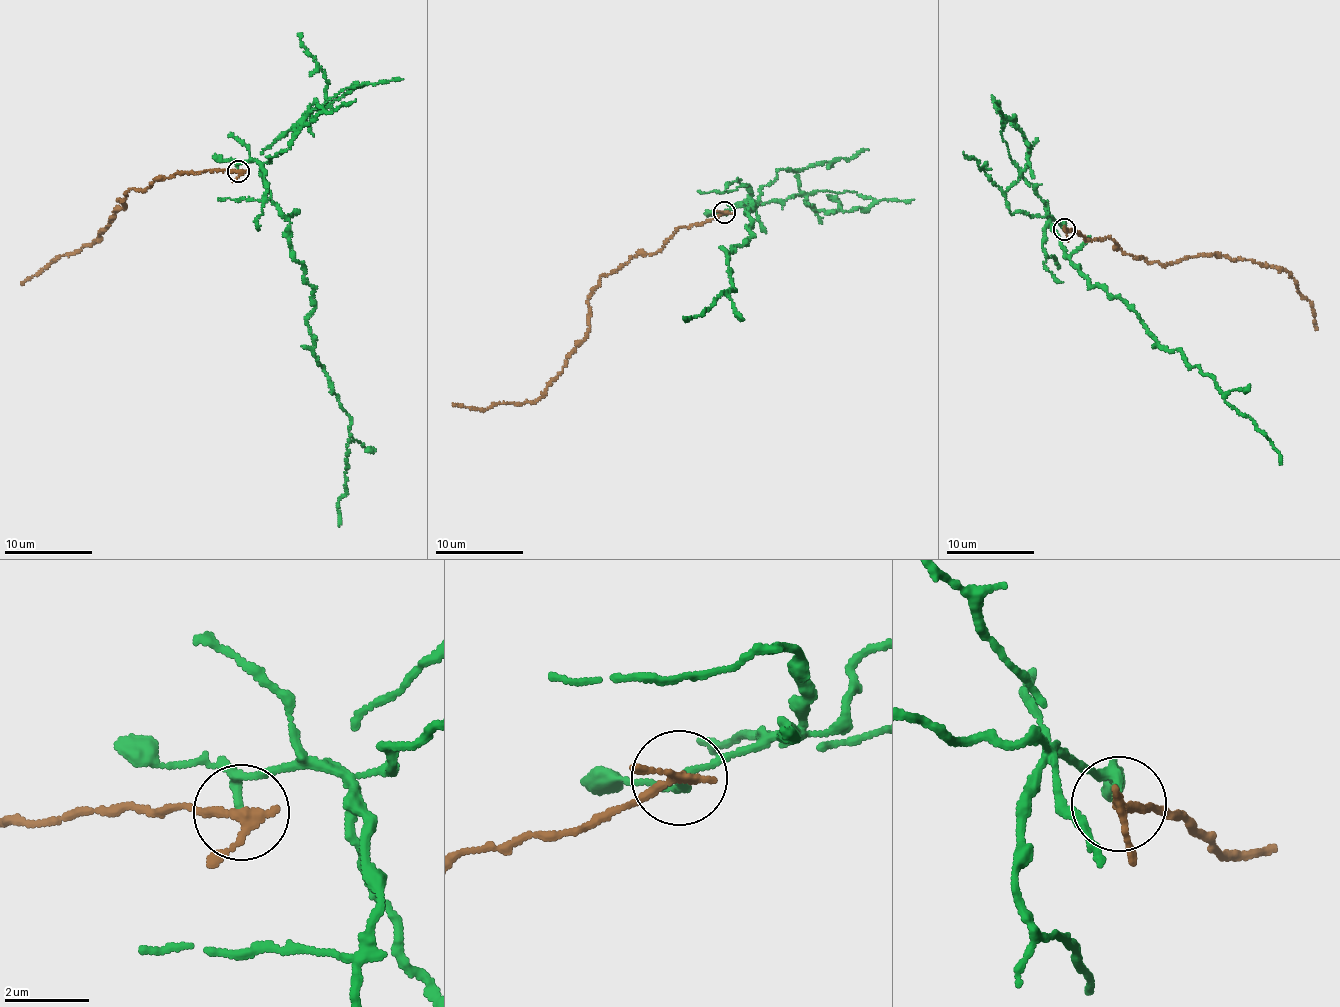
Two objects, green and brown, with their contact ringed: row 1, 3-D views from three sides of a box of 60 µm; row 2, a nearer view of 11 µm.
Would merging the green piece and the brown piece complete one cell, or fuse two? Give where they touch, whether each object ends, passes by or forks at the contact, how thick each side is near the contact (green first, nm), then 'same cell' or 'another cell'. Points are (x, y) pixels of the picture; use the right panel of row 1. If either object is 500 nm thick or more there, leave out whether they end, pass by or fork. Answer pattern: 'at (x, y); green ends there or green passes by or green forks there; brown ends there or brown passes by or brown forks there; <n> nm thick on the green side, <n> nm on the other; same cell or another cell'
at (1064, 229); green passes by; brown passes by; 160 nm thick on the green side, 200 nm on the other; another cell

